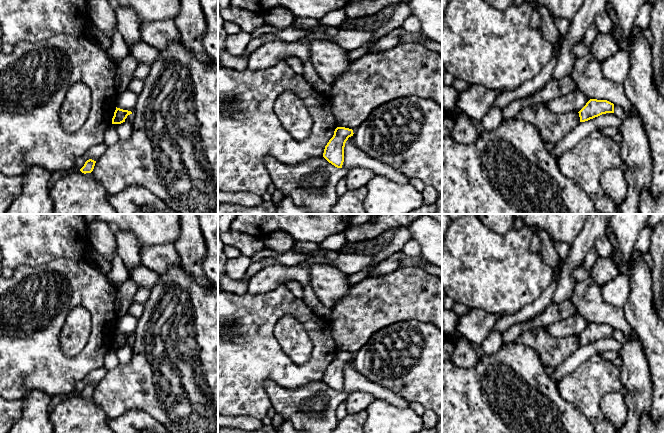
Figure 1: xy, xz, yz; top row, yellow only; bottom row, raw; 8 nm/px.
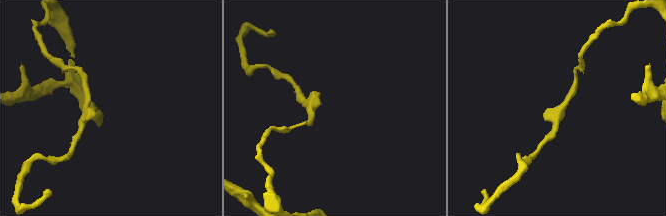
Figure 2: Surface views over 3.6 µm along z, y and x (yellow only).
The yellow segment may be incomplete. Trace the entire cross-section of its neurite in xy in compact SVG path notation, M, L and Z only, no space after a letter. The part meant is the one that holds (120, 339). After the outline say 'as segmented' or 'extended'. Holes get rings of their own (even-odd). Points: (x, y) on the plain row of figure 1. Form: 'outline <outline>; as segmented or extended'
outline M116 331L116 334L114 336L114 340L112 342L112 348L121 348L125 346L125 343L128 339L132 338L131 335L123 334Z; as segmented

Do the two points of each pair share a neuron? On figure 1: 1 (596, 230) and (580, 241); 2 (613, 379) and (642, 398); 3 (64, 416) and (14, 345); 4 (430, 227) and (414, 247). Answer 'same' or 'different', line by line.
1: same
2: different
3: different
4: different

